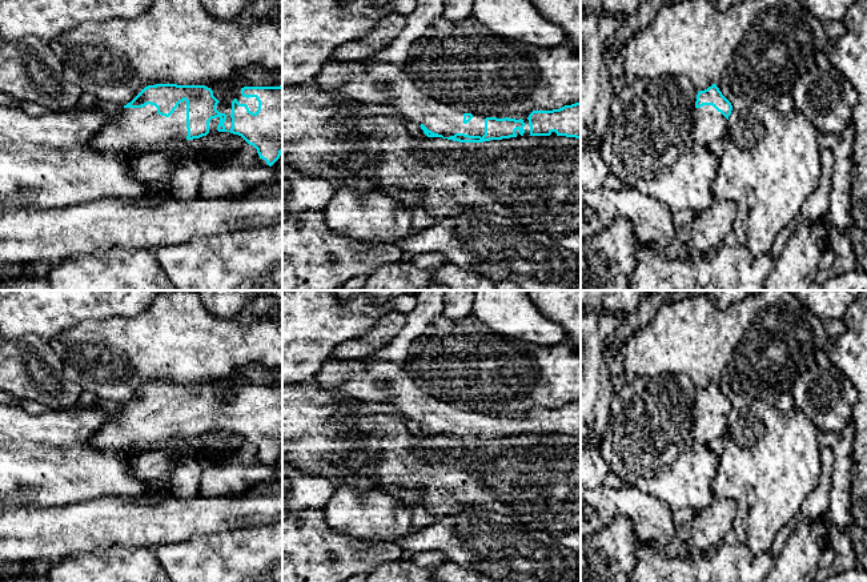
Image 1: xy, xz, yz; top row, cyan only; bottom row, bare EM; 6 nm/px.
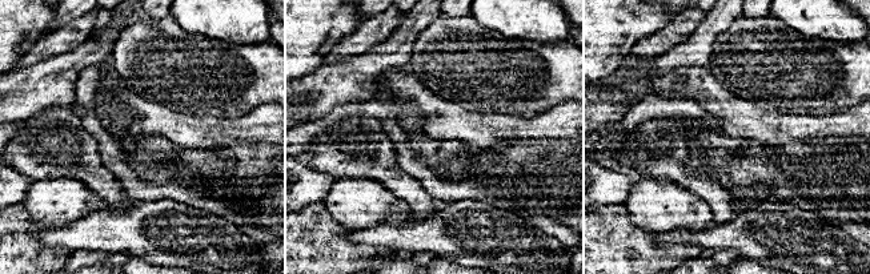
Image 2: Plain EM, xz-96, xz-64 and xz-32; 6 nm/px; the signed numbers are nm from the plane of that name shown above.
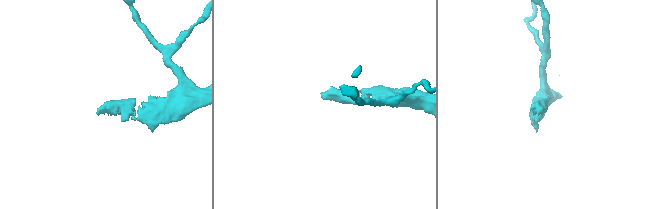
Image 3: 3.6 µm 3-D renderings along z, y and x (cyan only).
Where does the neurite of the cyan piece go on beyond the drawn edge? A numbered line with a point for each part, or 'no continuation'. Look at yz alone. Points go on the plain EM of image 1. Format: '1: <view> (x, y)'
1: yz (709, 422)

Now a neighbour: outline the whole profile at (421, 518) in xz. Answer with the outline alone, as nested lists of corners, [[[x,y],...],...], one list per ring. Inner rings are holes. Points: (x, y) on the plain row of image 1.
[[[389,486],[386,487],[386,493],[397,498],[412,511],[413,531],[421,530],[437,521],[437,518],[426,510],[418,491],[401,486]]]

